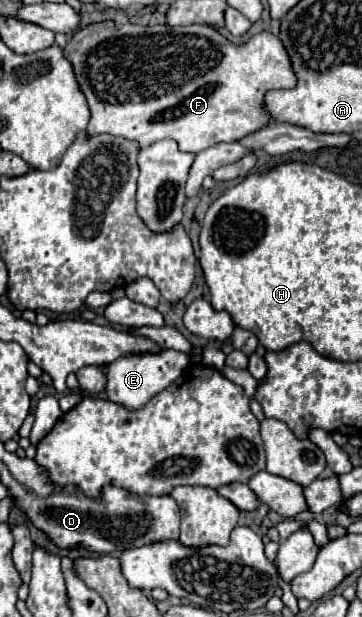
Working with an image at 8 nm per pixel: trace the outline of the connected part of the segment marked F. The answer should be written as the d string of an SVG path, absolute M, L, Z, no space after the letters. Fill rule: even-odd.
M102 21L74 33L64 47L64 57L72 63L76 81L92 113L86 127L88 137L110 133L138 141L140 149L168 137L178 143L180 151L196 155L200 149L208 149L216 143L238 141L268 125L268 117L264 117L264 109L260 109L260 97L264 97L268 89L292 89L292 85L296 85L296 77L288 65L288 53L284 53L284 45L278 37L258 33L248 43L234 45L208 25L142 27Z

